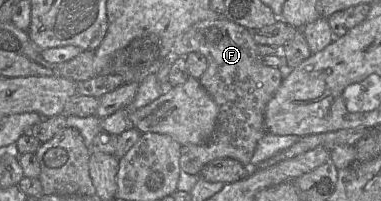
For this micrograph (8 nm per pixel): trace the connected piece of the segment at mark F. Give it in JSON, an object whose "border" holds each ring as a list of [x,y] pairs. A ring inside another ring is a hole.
{"border":[[[223,17],[217,20],[204,20],[194,24],[174,44],[173,56],[186,57],[191,52],[202,54],[208,68],[199,82],[218,106],[218,117],[212,137],[203,144],[181,146],[180,169],[191,175],[200,176],[202,168],[215,159],[232,158],[248,166],[258,142],[268,133],[264,114],[268,102],[279,89],[284,74],[276,67],[262,63],[258,44],[245,27]]]}

